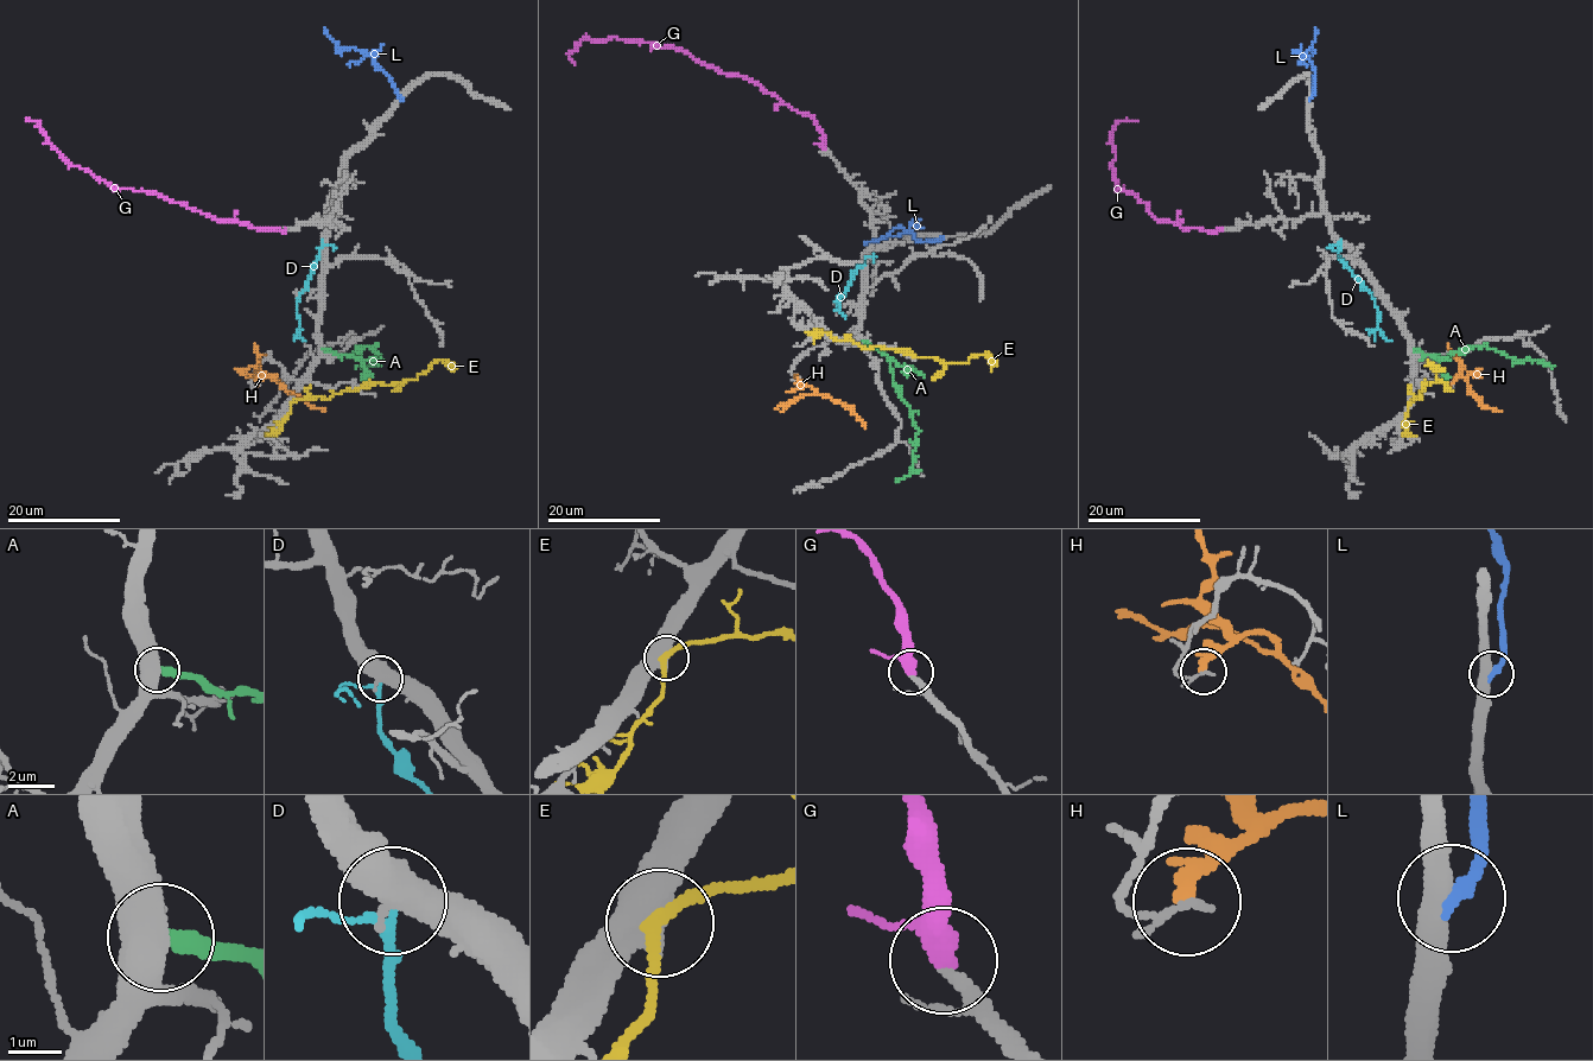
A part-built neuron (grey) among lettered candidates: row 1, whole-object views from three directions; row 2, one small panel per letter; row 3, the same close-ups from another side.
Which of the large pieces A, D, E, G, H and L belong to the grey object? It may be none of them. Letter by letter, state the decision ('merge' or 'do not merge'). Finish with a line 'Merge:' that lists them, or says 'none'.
A: do not merge
D: do not merge
E: do not merge
G: merge
H: do not merge
L: do not merge
Merge: G

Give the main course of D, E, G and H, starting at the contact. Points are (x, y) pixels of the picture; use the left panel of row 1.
D: (322, 242), (297, 300), (298, 335), (305, 341)
E: (291, 402), (327, 399), (373, 383), (411, 380), (433, 362), (446, 361), (452, 369)
G: (284, 229), (219, 221), (154, 192), (116, 189), (73, 166), (52, 145), (37, 121), (30, 121), (35, 121)
H: (258, 383), (272, 375), (287, 391), (325, 410)

